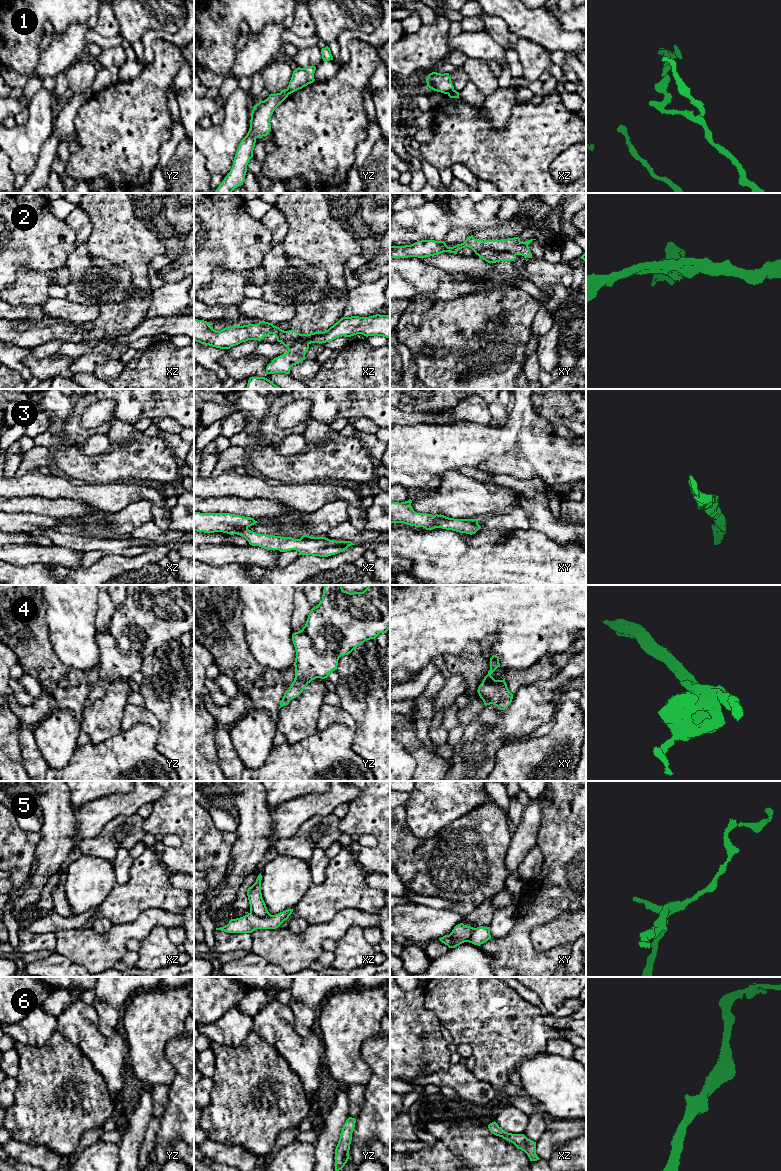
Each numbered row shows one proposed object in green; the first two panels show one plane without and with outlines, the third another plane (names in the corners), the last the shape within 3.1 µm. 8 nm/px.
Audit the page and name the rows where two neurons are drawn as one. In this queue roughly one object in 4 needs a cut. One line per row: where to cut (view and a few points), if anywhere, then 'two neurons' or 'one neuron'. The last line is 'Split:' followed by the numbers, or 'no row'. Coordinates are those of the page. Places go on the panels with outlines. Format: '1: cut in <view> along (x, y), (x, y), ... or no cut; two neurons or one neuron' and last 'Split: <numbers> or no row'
1: cut in xz along (453, 89), (447, 93); two neurons
2: cut in xy along (476, 253), (484, 248), (492, 248), (507, 250), (516, 254); two neurons
3: no cut; one neuron
4: no cut; one neuron
5: cut in xz along (250, 912), (258, 916), (270, 915); two neurons
6: no cut; one neuron
Split: 1, 2, 5

